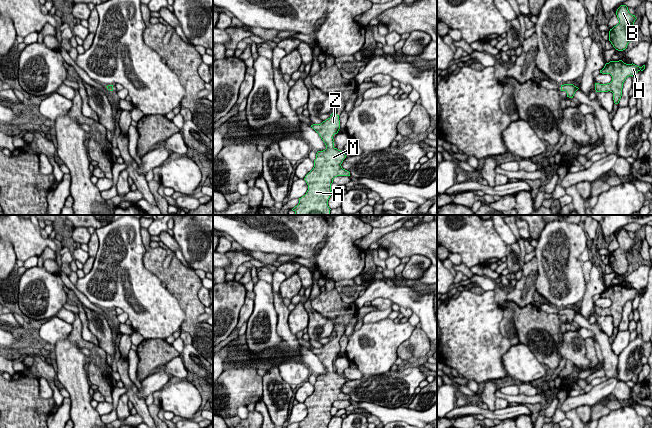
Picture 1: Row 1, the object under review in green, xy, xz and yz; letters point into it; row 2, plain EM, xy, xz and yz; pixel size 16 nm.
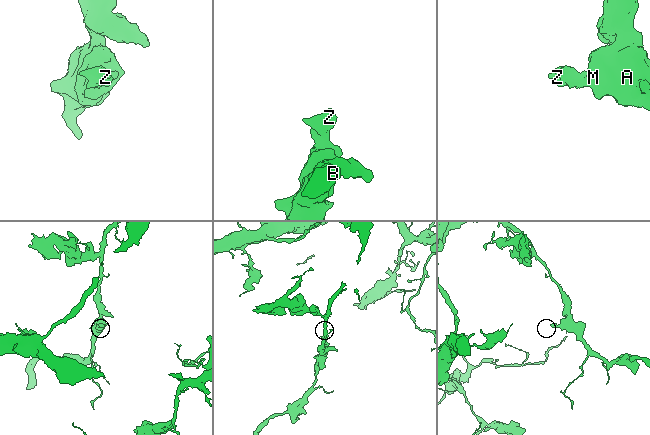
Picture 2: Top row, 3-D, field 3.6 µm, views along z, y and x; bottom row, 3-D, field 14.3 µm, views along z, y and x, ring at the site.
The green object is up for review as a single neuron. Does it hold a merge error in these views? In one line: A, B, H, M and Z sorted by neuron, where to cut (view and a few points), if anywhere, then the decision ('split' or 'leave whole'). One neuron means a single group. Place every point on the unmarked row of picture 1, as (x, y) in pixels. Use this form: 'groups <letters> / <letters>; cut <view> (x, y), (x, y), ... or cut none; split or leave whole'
groups A B H M Z; cut none; leave whole

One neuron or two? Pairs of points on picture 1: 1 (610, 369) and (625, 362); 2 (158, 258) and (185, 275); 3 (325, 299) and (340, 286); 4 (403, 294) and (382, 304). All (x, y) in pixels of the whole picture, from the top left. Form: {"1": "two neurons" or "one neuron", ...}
{"1": "two neurons", "2": "one neuron", "3": "two neurons", "4": "two neurons"}

